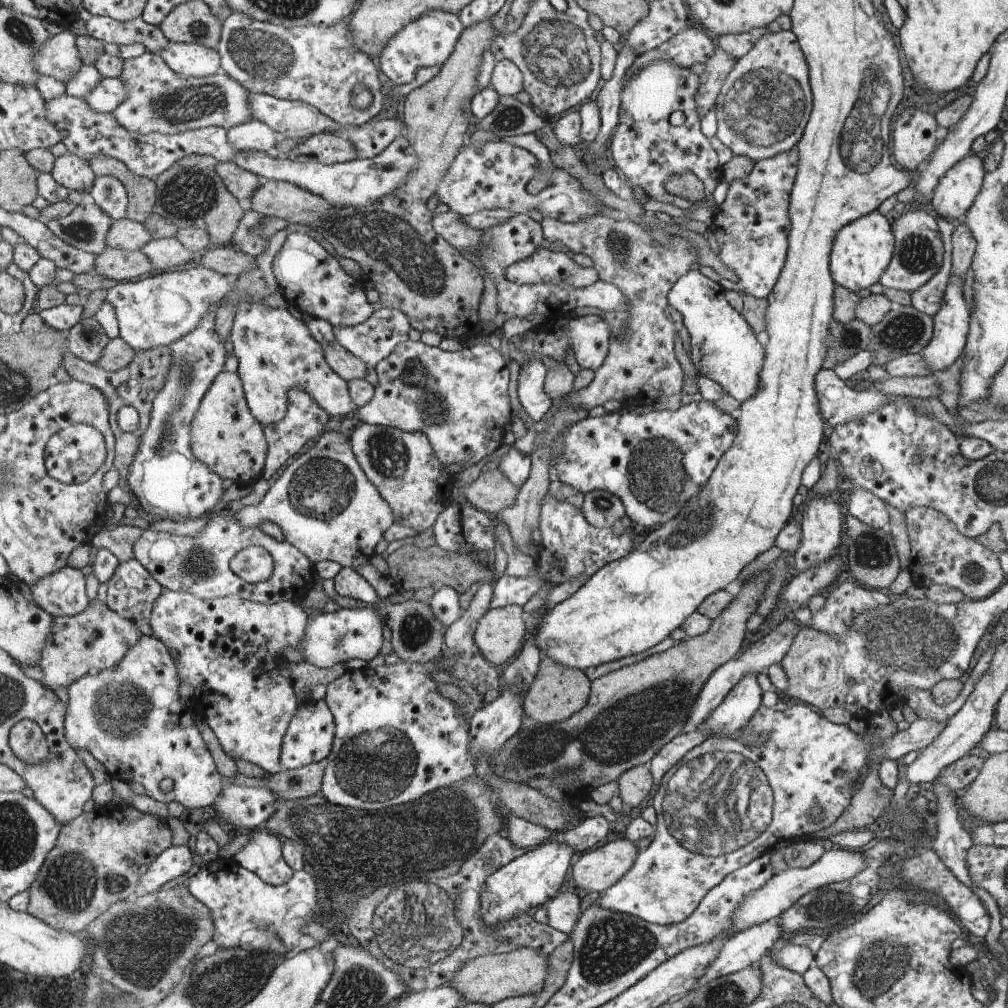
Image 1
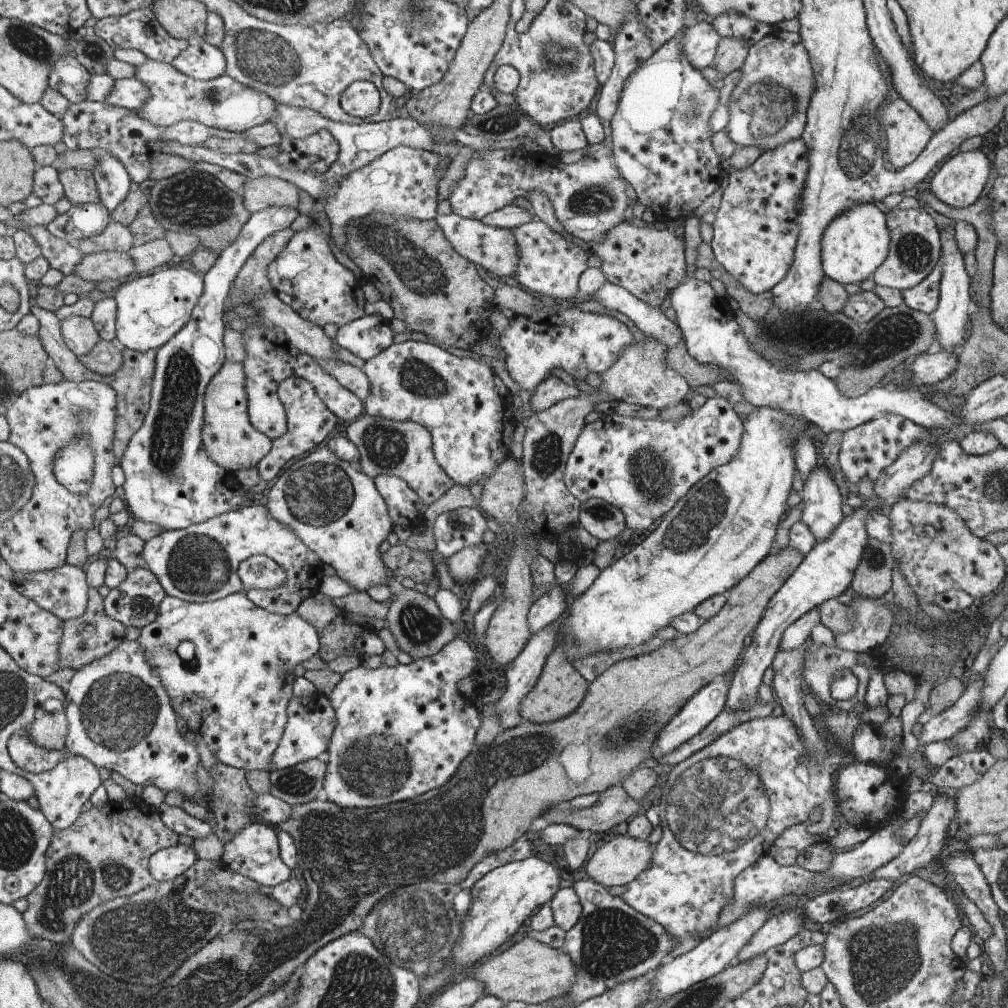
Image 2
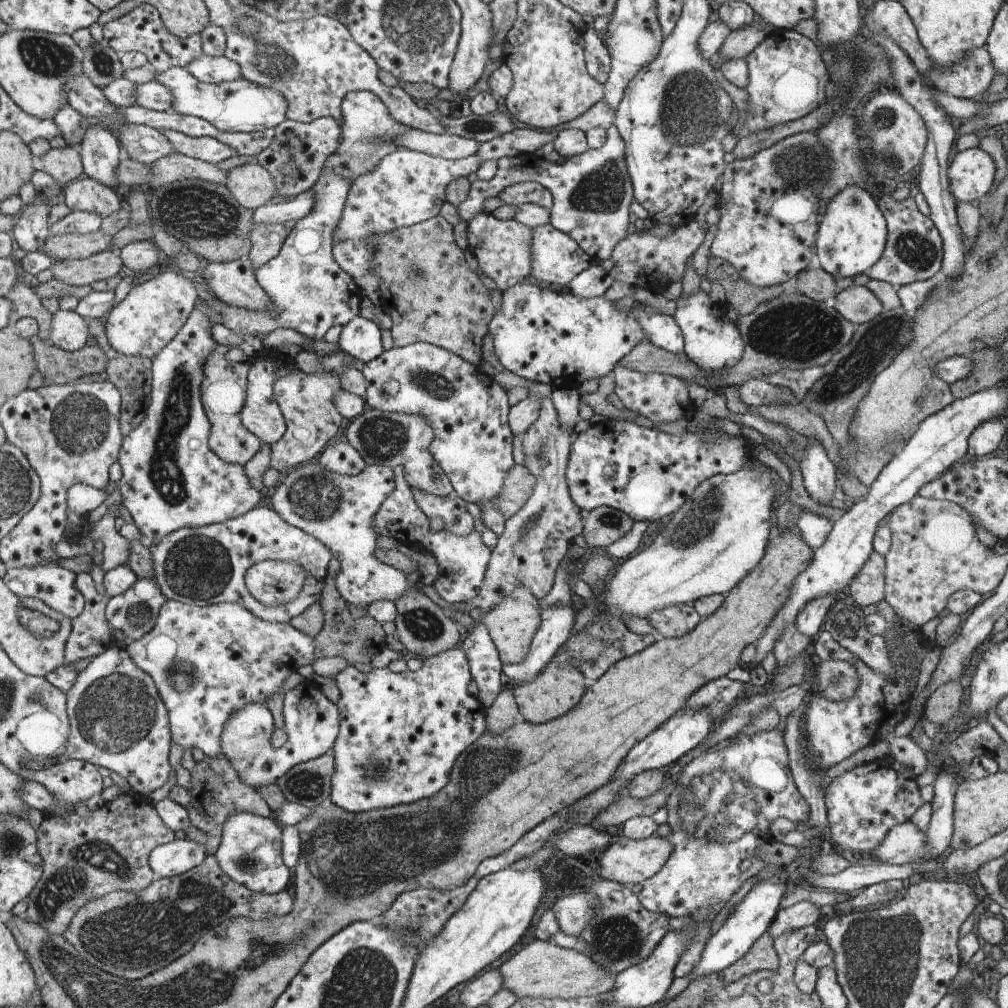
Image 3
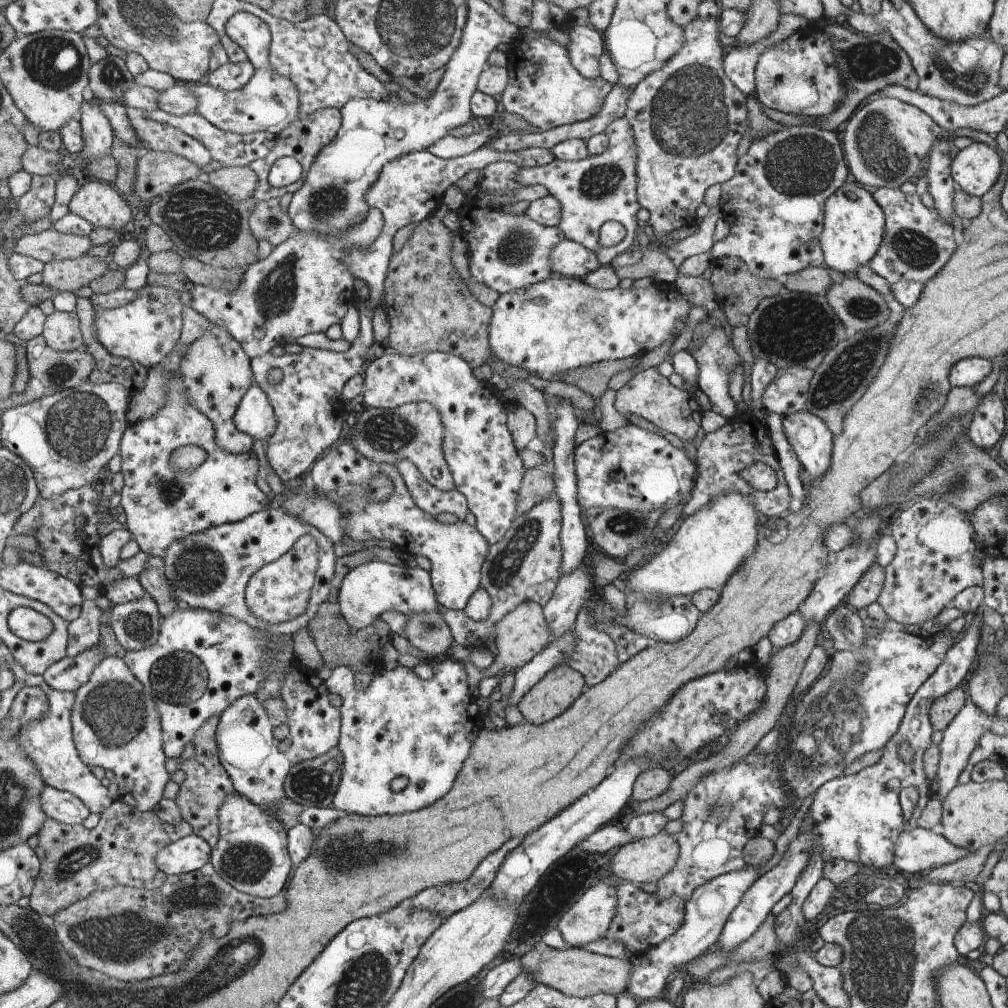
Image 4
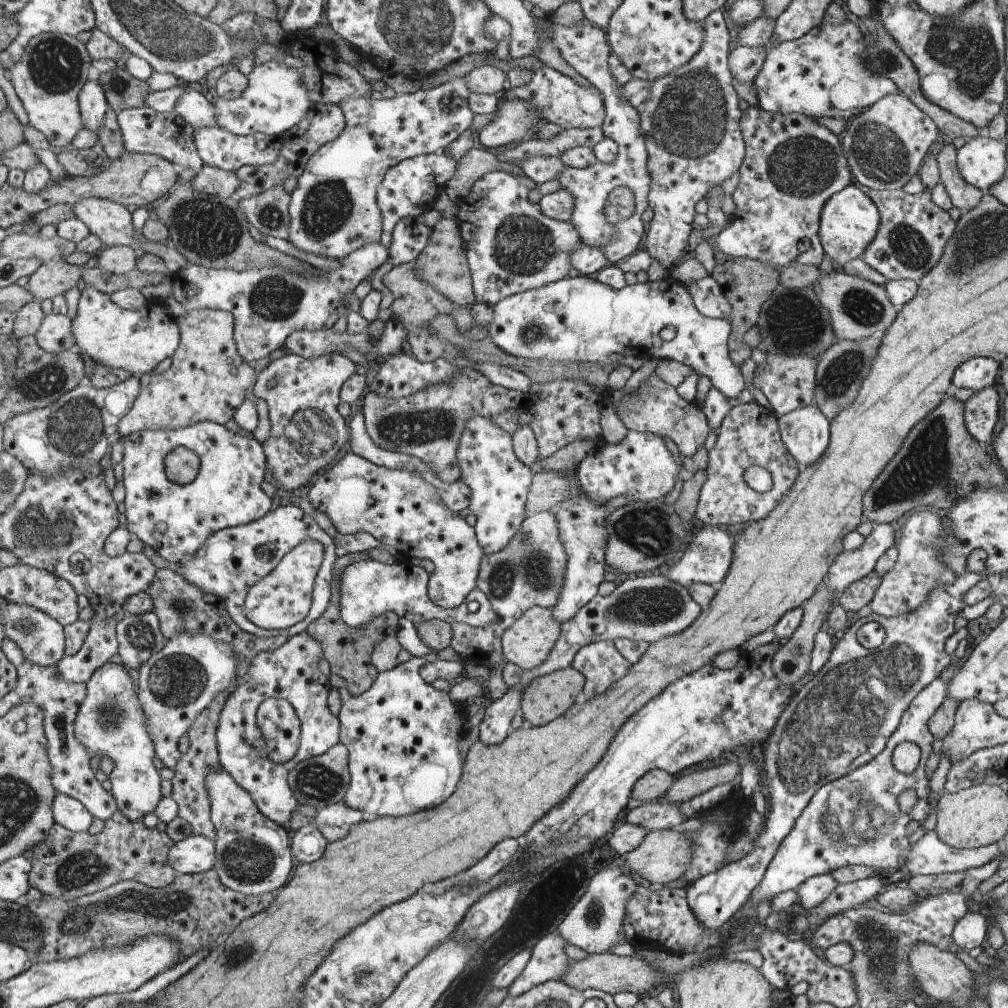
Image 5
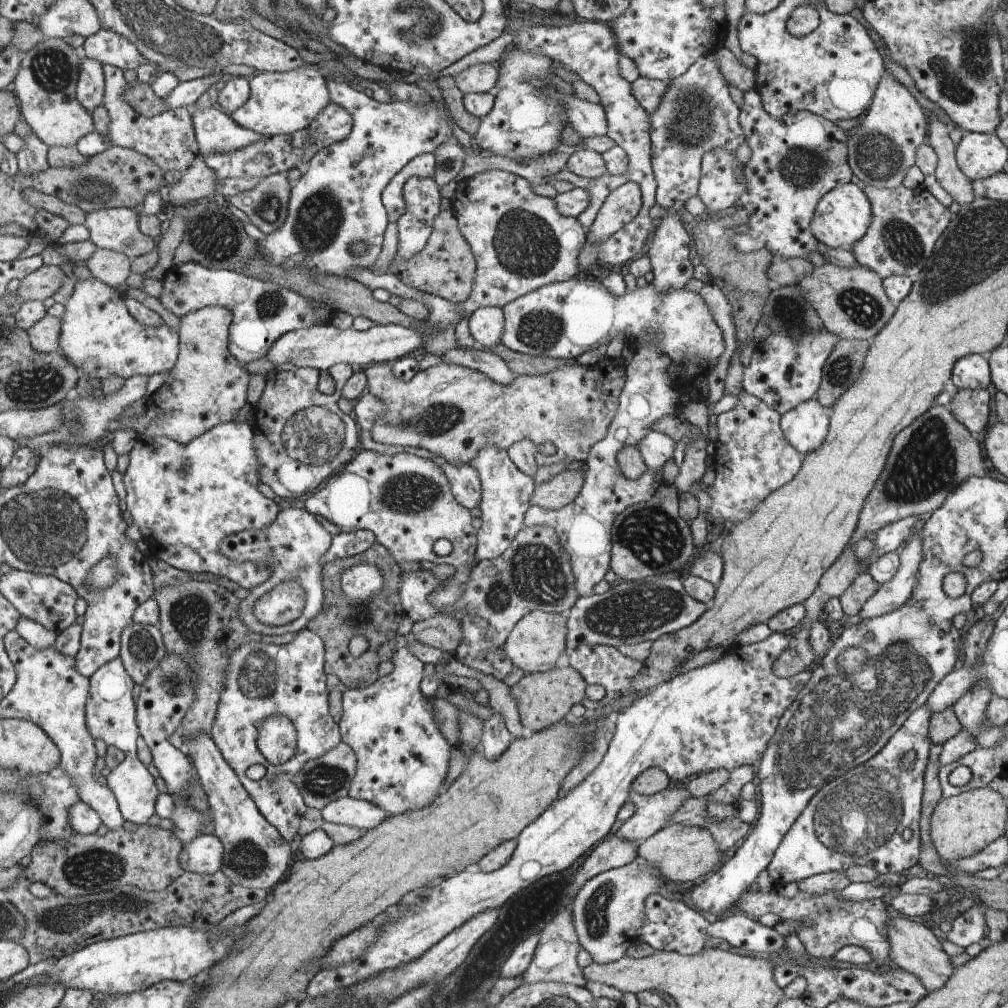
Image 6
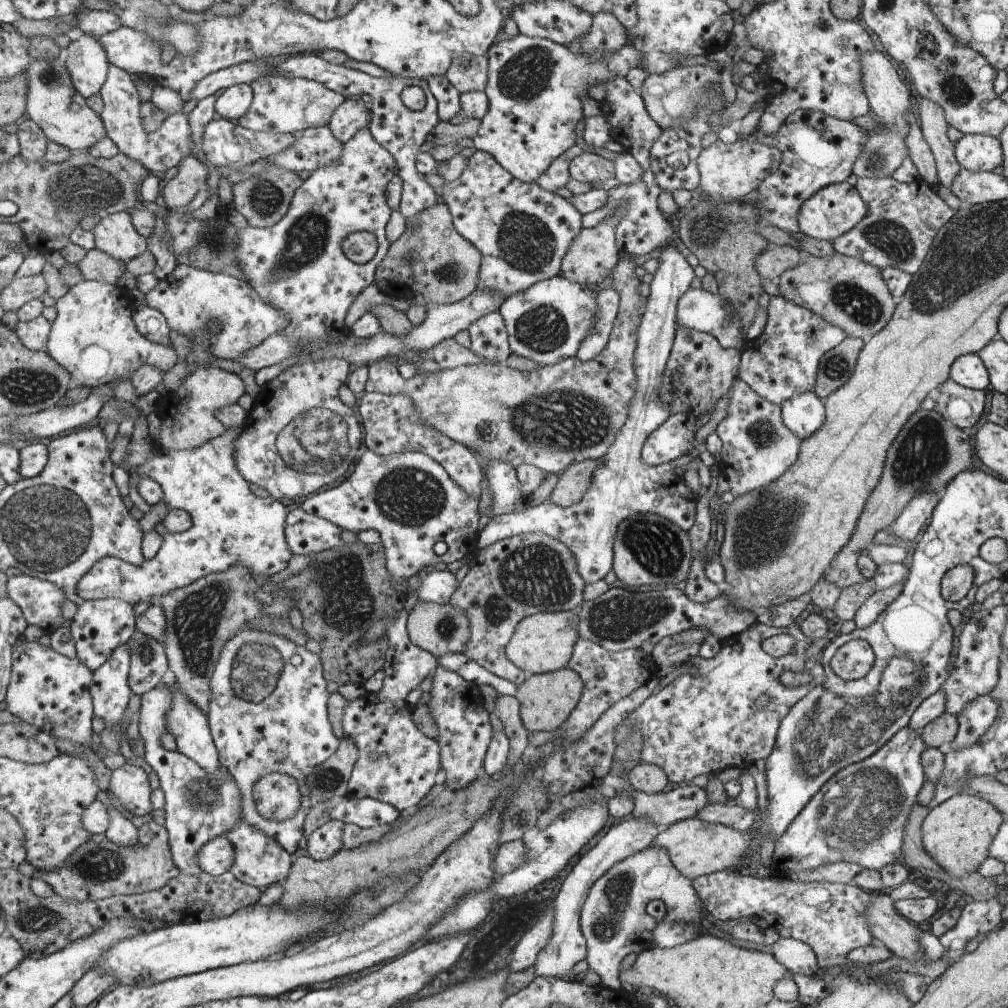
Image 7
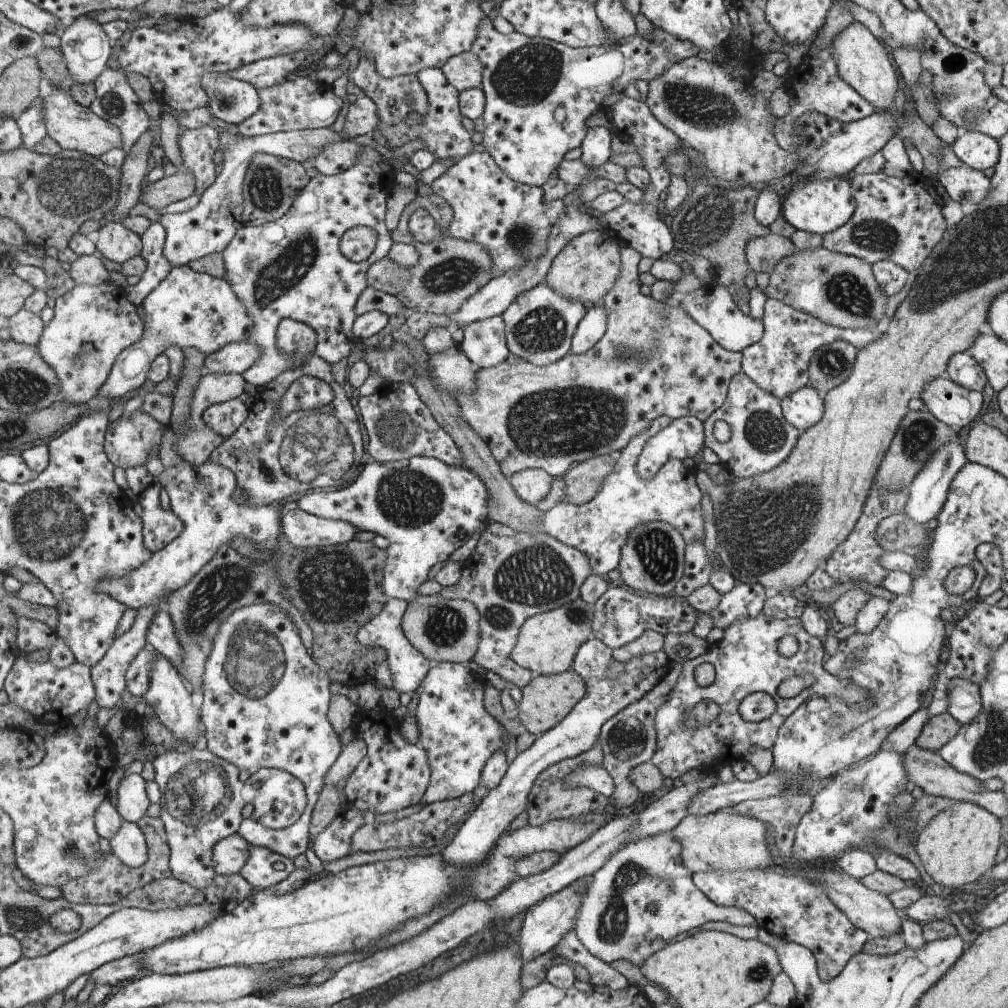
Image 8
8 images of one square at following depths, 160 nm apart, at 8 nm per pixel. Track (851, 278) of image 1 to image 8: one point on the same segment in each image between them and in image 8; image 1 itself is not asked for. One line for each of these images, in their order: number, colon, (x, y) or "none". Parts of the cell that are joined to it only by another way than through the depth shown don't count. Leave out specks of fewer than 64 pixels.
2: (856, 242)
3: (852, 234)
4: (853, 228)
5: (849, 220)
6: (842, 216)
7: (833, 210)
8: (819, 206)

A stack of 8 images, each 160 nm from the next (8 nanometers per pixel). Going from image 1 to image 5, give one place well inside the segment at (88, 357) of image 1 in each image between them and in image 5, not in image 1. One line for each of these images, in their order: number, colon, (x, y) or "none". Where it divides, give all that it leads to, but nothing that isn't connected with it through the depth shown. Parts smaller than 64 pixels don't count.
2: (79, 333)
3: (69, 331)
4: (62, 331)
5: (55, 334)

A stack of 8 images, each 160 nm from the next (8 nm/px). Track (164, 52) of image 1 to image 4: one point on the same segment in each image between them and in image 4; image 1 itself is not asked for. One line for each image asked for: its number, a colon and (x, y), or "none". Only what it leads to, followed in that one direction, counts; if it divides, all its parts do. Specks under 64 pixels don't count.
2: (204, 62)
3: (207, 69)
4: (232, 76)

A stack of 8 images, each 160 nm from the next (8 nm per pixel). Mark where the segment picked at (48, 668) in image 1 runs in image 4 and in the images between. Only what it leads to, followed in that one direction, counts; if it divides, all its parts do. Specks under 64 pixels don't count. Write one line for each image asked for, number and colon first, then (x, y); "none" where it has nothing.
2: (94, 634)
3: (90, 636)
4: (84, 632)

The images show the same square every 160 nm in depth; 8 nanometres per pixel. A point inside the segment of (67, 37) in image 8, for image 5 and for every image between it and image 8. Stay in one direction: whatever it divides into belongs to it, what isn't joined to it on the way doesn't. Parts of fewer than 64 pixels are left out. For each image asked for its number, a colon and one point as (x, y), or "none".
5: (93, 103)
6: (91, 87)
7: (87, 61)

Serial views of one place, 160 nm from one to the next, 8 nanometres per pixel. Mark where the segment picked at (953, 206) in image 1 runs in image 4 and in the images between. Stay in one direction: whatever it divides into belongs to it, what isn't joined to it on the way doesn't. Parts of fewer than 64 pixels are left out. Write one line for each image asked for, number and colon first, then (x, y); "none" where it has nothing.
2: (960, 181)
3: (971, 174)
4: (975, 169)

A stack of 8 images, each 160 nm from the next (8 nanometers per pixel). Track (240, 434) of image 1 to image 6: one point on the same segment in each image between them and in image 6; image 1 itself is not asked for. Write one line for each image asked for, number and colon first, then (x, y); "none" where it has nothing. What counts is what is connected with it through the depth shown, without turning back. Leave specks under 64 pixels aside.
2: (229, 438)
3: (224, 391)
4: (216, 371)
5: (208, 378)
6: (207, 386)

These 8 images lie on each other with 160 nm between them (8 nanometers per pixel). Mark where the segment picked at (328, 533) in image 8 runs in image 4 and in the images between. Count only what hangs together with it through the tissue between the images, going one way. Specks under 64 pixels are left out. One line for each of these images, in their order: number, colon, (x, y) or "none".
4: (210, 570)
5: (236, 558)
6: (292, 545)
7: (307, 534)

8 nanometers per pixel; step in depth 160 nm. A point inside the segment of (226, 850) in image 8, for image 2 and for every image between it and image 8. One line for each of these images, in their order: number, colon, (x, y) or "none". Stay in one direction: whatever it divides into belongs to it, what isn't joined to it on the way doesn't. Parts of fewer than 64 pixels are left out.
2: (167, 864)
3: (173, 858)
4: (188, 854)
5: (195, 854)
6: (204, 855)
7: (218, 856)

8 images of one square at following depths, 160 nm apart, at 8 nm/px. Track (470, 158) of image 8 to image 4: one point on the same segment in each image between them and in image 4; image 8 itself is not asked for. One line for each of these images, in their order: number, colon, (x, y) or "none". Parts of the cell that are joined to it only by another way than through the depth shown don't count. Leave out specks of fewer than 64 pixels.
4: (507, 252)
5: (512, 246)
6: (521, 241)
7: (523, 232)

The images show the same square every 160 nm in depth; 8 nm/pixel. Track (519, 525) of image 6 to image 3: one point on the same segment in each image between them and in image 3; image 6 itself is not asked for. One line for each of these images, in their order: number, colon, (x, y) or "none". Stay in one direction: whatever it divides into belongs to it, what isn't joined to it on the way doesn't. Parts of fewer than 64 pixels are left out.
3: (474, 444)
4: (486, 466)
5: (499, 483)

